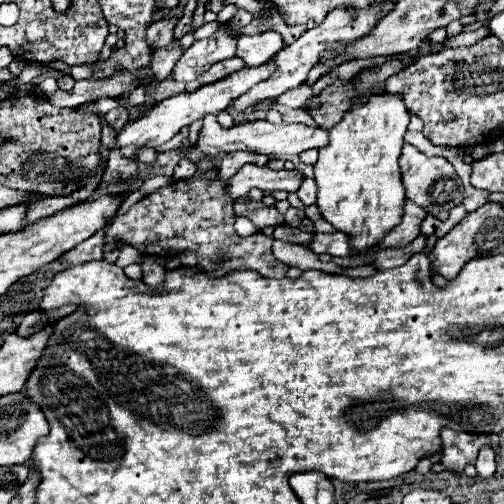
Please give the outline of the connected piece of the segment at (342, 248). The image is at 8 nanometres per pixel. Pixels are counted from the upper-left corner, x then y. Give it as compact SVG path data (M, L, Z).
M333 232L333 234L315 234L311 240L311 250L317 254L331 254L331 256L351 256L353 246L349 234Z

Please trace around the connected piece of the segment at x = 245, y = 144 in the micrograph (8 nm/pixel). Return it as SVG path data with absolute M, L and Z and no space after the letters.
M205 116L203 126L199 130L195 148L201 150L205 156L217 156L219 152L237 152L237 150L251 150L265 156L275 158L289 158L297 156L309 148L321 148L327 144L327 130L325 128L309 128L305 124L271 124L267 120L251 120L251 122L239 122L231 128L223 128L217 122L217 116Z

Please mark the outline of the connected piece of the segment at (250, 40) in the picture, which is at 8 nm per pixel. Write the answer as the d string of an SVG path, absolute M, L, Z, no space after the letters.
M273 30L252 36L242 35L237 42L237 56L243 56L247 66L259 66L259 64L265 64L284 46L281 35Z

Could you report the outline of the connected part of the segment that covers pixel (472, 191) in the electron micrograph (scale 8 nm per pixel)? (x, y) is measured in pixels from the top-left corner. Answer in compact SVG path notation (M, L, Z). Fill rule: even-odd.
M472 185L466 186L465 202L463 202L463 206L465 206L467 212L473 212L473 210L477 210L479 206L482 206L487 202L490 193L486 190L474 188Z

